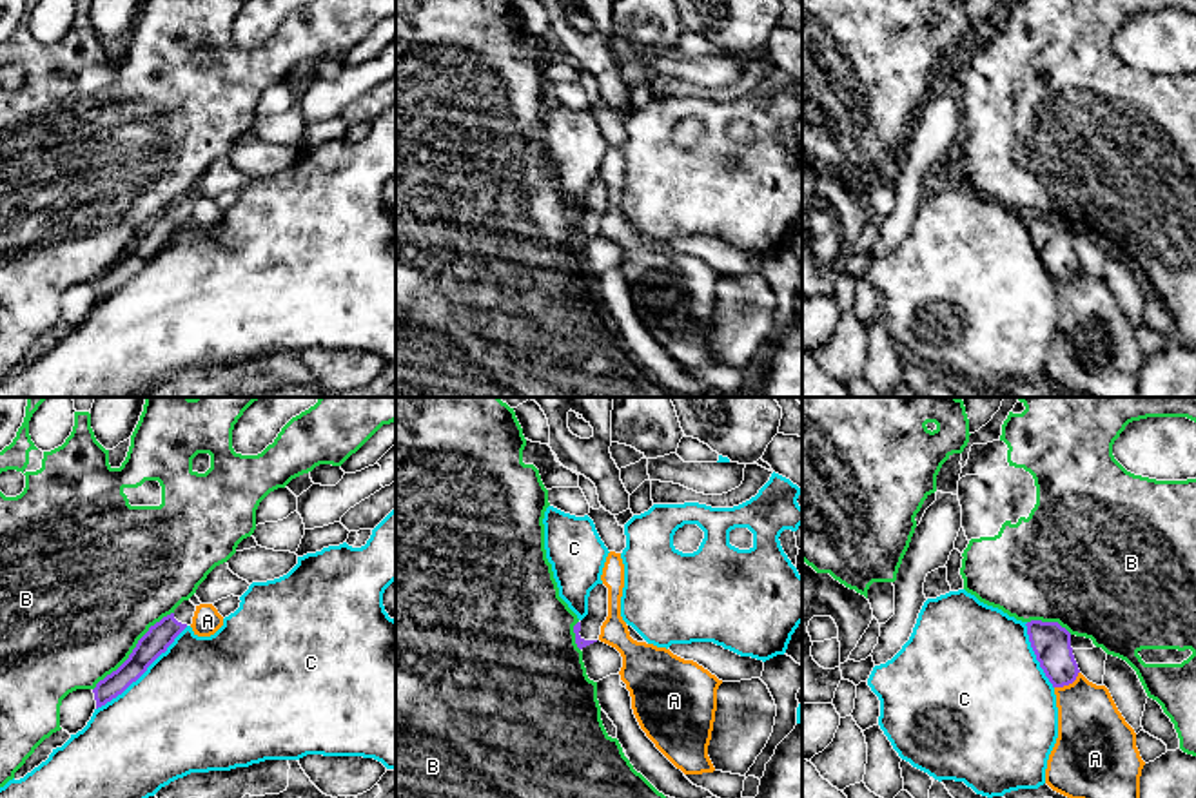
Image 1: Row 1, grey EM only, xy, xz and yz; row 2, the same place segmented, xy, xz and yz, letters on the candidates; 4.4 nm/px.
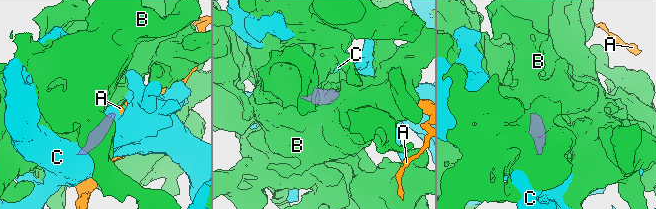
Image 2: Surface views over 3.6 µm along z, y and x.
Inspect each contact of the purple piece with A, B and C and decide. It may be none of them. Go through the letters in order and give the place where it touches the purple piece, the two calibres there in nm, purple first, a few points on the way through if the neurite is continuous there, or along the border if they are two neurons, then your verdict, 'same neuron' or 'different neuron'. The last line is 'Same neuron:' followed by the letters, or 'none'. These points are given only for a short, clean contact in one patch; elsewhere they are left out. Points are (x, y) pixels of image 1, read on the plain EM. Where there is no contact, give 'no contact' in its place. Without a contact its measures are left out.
A: yz (1068, 278) | 170/300 nm | different neuron
B: xy (133, 243) | 120/500 nm | different neuron
C: xy (142, 267) | 120/500 nm | different neuron
Same neuron: none

